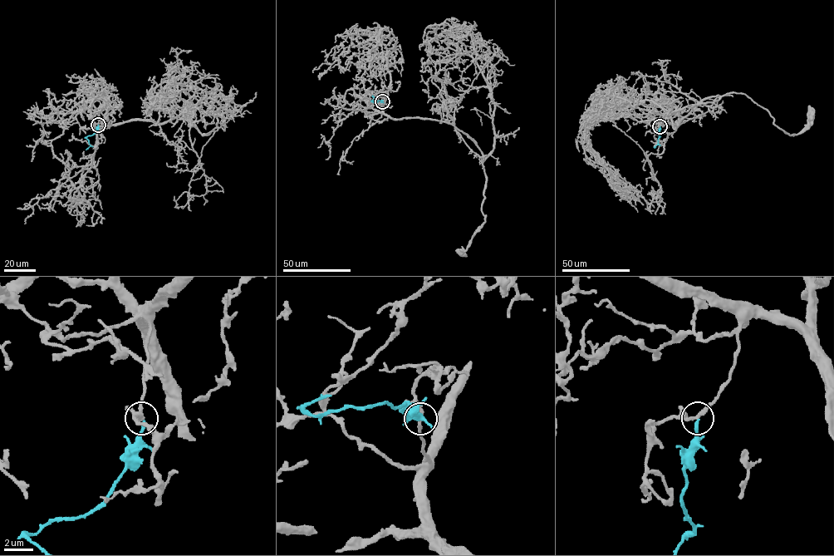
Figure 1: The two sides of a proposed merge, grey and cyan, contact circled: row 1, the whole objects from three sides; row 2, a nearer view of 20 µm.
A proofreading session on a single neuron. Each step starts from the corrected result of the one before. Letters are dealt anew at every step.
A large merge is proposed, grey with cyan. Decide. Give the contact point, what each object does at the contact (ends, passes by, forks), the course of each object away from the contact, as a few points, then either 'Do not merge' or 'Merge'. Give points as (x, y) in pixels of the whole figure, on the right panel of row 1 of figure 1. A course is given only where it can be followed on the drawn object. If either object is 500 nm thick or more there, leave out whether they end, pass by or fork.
Place: (659, 126). At the ring grey passes by. At the ring cyan ends. Course of grey: (659, 126), (668, 116), (675, 129), (700, 101), (732, 92), (765, 109), (789, 135), (799, 134), (811, 115). Course of cyan: (659, 126), (658, 145), (654, 148). Do not merge

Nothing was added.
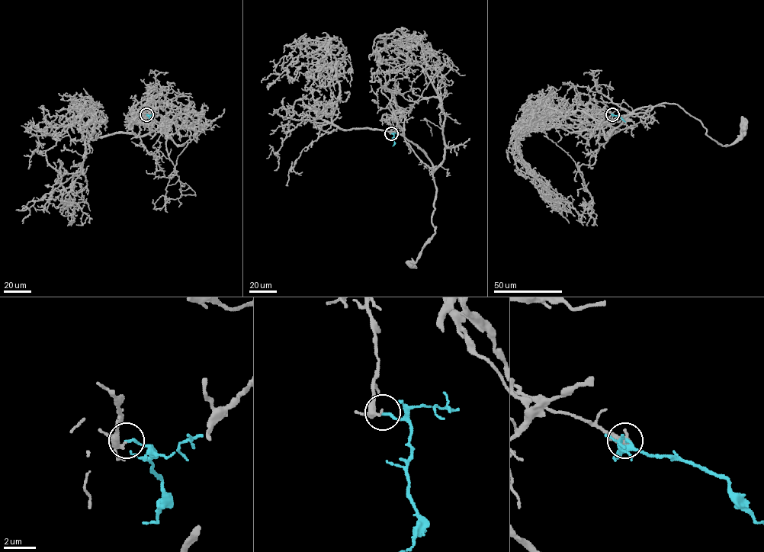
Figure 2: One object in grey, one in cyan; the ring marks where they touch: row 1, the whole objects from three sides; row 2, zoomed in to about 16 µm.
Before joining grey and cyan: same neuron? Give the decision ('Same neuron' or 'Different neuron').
Different neuron

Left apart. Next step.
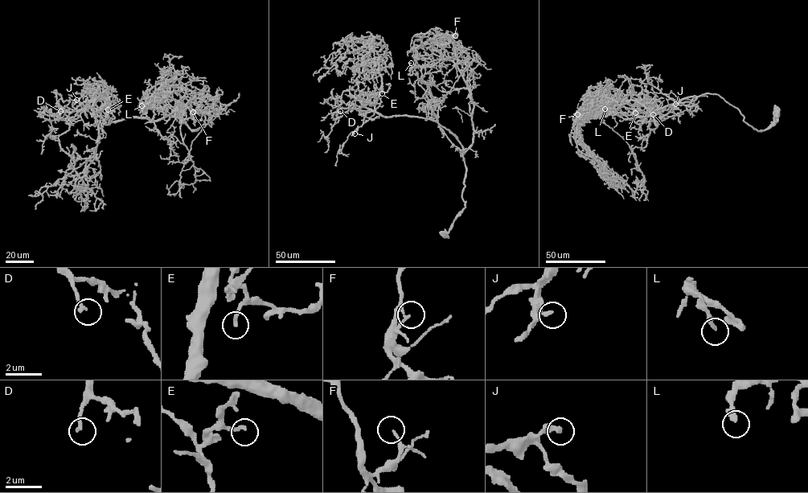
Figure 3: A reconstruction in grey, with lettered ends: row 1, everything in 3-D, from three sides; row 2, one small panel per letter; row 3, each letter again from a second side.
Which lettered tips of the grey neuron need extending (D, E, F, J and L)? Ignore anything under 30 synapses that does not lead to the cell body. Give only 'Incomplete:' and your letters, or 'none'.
Incomplete: E

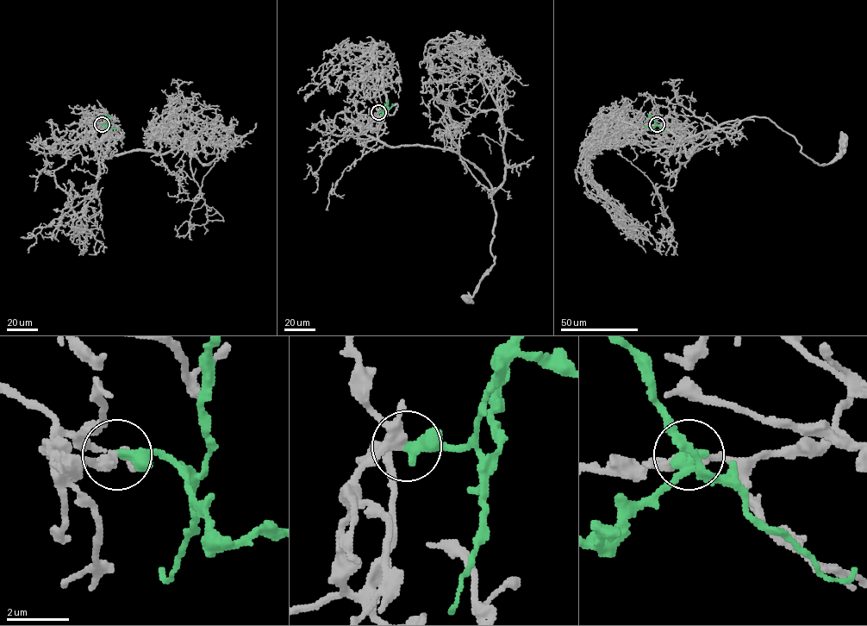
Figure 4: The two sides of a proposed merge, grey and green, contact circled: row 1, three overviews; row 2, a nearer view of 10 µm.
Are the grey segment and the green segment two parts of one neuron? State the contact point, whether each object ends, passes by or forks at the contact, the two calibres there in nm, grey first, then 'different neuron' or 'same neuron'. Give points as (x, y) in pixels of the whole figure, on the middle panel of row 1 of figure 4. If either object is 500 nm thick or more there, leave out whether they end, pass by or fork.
at (378, 112); grey forks there; green passes by; 240 nm thick on the grey side, 320 nm on the other; same neuron

